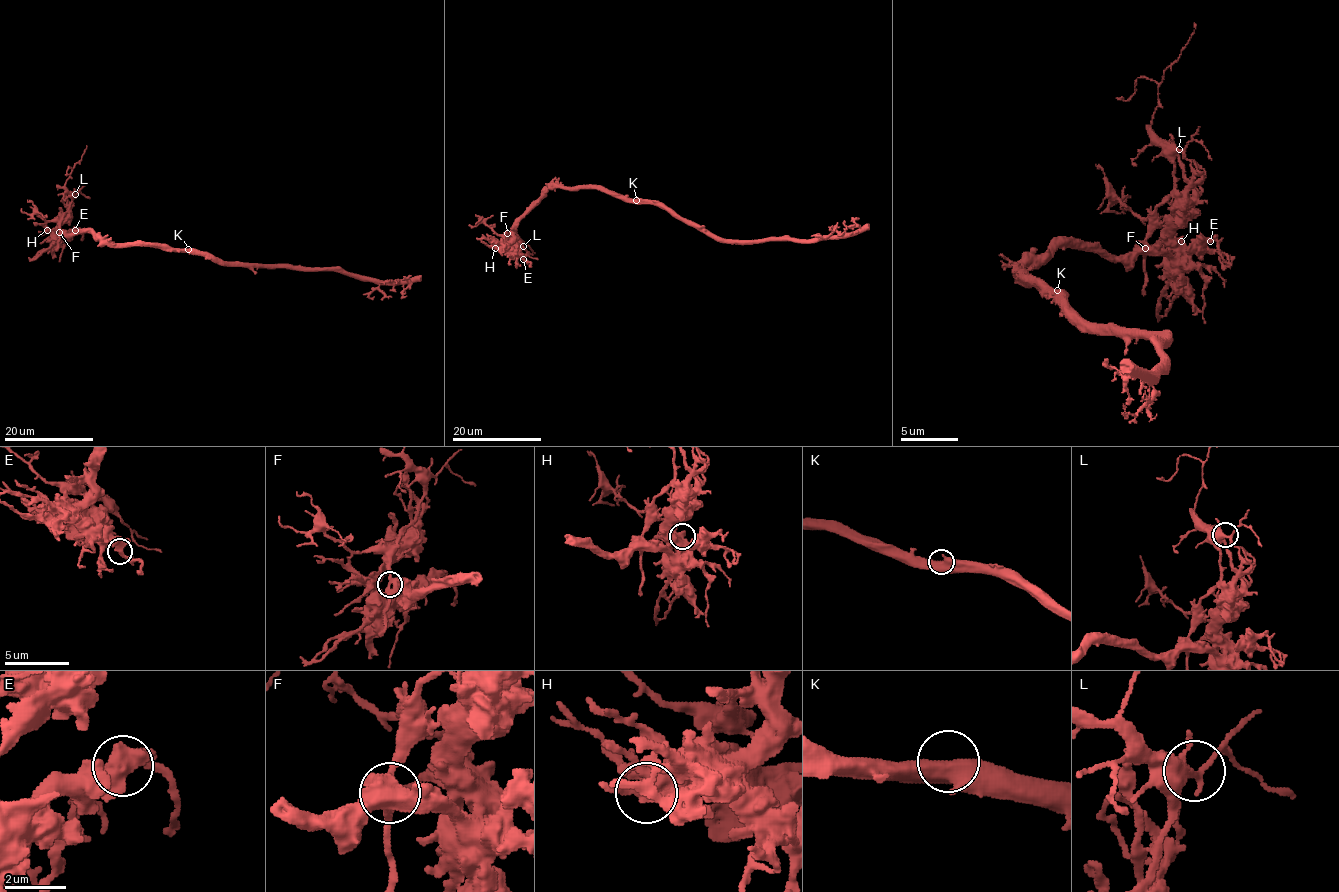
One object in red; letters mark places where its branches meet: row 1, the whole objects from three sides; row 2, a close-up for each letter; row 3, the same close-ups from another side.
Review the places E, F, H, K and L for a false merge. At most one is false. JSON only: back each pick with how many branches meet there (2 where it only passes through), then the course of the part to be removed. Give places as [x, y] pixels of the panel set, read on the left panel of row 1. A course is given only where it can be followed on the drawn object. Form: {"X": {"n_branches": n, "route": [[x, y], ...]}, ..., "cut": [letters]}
{"F": {"n_branches": 3, "route": [[59, 232], [60, 219], [71, 201], [65, 183], [71, 168], [82, 158], [86, 145]]}, "cut": ["F"]}

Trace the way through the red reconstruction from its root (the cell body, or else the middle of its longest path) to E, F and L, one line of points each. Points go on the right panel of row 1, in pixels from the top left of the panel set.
E: (1063, 299), (1023, 267), (1060, 247), (1167, 253), (1179, 261), (1210, 241)
F: (1063, 299), (1037, 287), (1023, 267), (1046, 261), (1060, 247), (1098, 247), (1112, 256), (1132, 256), (1144, 247)
L: (1063, 299), (1023, 267), (1060, 247), (1129, 256), (1173, 189), (1179, 149)

